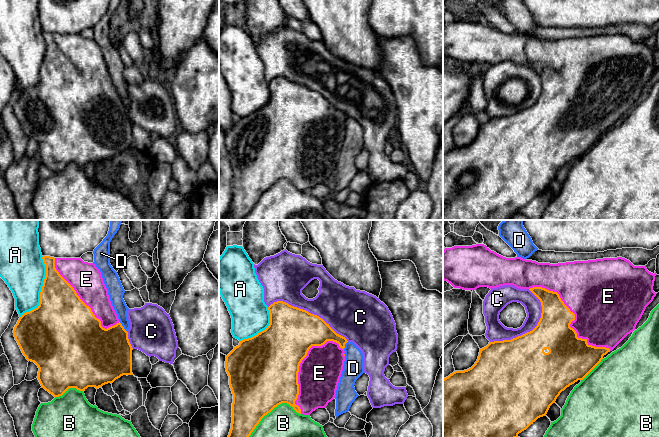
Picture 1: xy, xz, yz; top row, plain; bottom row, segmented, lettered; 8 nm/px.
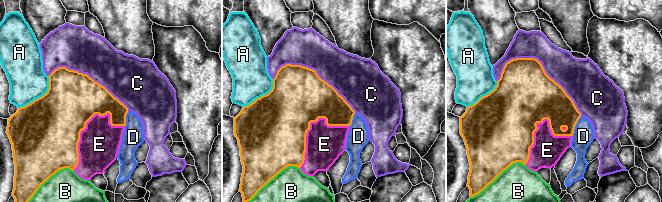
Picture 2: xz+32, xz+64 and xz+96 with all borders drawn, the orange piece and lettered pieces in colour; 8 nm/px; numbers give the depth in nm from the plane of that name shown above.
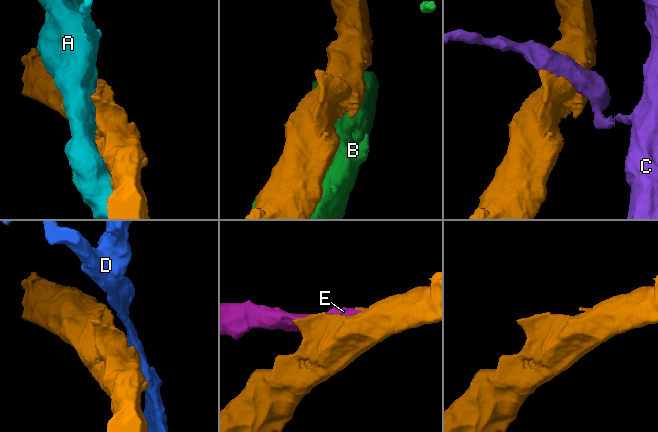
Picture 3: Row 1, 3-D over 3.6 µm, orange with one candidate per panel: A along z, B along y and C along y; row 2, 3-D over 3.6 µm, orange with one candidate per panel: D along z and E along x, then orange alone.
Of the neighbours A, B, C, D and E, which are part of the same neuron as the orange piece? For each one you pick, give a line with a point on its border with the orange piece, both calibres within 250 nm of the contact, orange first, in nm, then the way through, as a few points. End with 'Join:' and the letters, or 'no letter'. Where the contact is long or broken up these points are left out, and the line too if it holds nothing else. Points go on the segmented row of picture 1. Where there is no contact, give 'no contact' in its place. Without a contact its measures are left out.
E: yz (574, 318) | 280/480 nm
Join: E

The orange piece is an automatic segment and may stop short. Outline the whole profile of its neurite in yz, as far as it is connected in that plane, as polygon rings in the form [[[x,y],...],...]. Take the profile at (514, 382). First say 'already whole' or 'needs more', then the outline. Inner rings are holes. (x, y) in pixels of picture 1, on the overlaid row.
needs more | [[[484,244],[472,246],[454,246],[443,250],[443,280],[454,288],[476,290],[479,287],[490,289],[504,285],[513,285],[520,289],[529,289],[541,302],[542,313],[537,326],[530,332],[511,340],[494,341],[480,349],[475,364],[464,371],[455,371],[443,379],[443,437],[518,437],[538,418],[546,416],[550,406],[567,387],[578,380],[583,380],[603,359],[603,356],[612,351],[628,334],[635,330],[646,307],[653,301],[657,293],[653,291],[656,272],[649,272],[645,266],[634,266],[629,260],[617,258],[603,258],[588,261],[574,261],[558,264],[538,263],[521,257],[506,258],[491,251]]]

